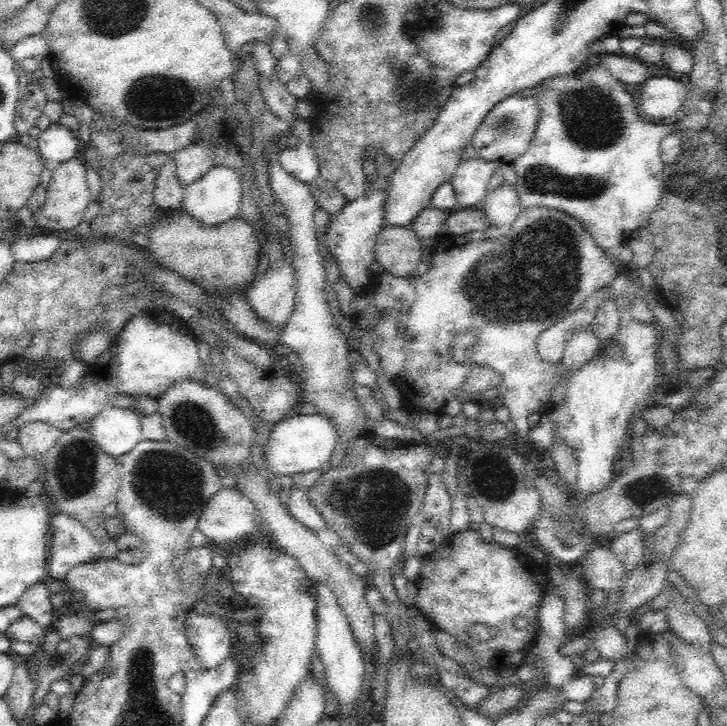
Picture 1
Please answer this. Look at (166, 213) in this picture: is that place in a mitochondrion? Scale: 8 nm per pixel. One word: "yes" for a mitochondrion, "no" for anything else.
no

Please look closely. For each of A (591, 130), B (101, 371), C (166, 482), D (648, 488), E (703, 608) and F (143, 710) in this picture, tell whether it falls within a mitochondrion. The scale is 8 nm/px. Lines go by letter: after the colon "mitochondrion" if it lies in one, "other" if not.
A: mitochondrion
B: other
C: mitochondrion
D: mitochondrion
E: other
F: mitochondrion

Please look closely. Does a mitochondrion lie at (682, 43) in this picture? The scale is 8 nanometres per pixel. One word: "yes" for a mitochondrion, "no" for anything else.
no

